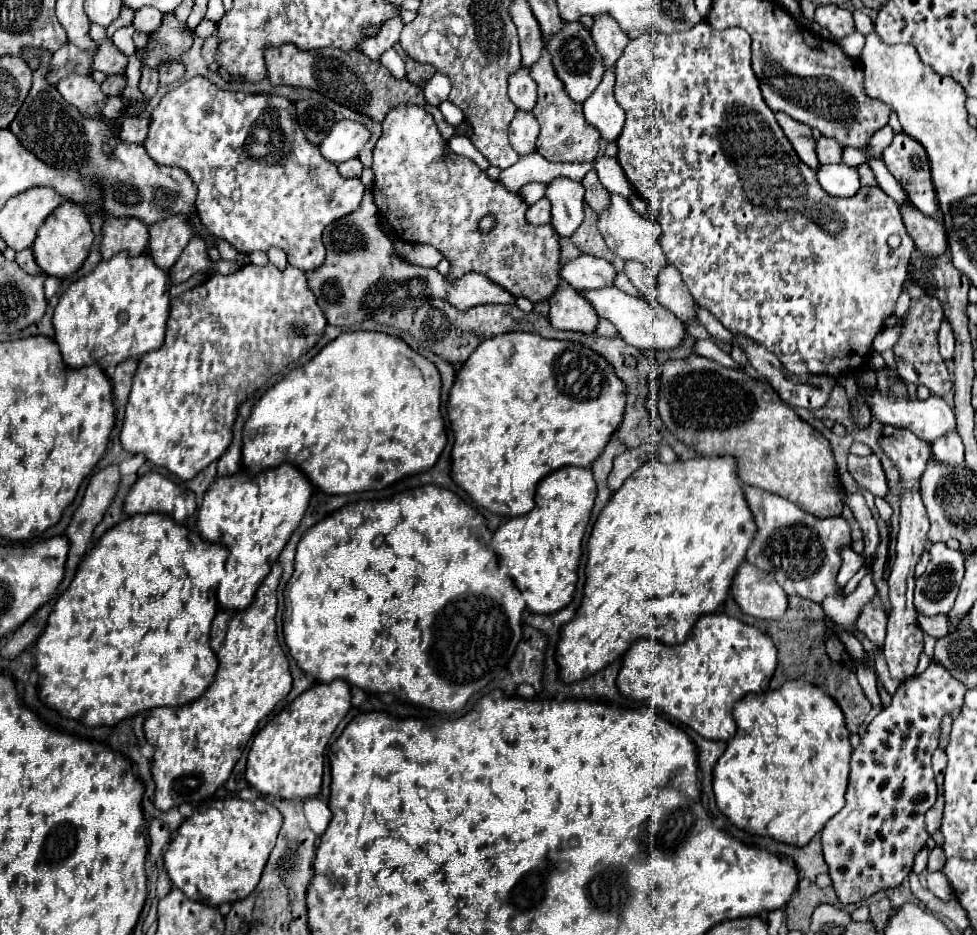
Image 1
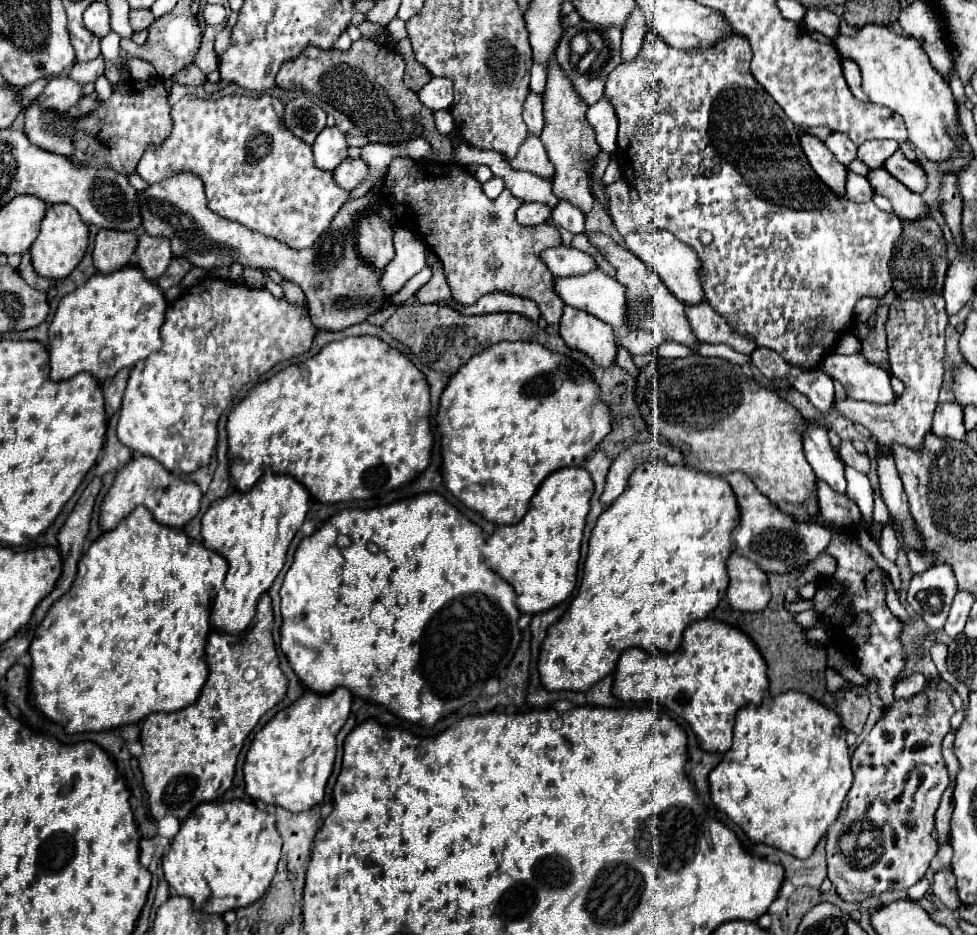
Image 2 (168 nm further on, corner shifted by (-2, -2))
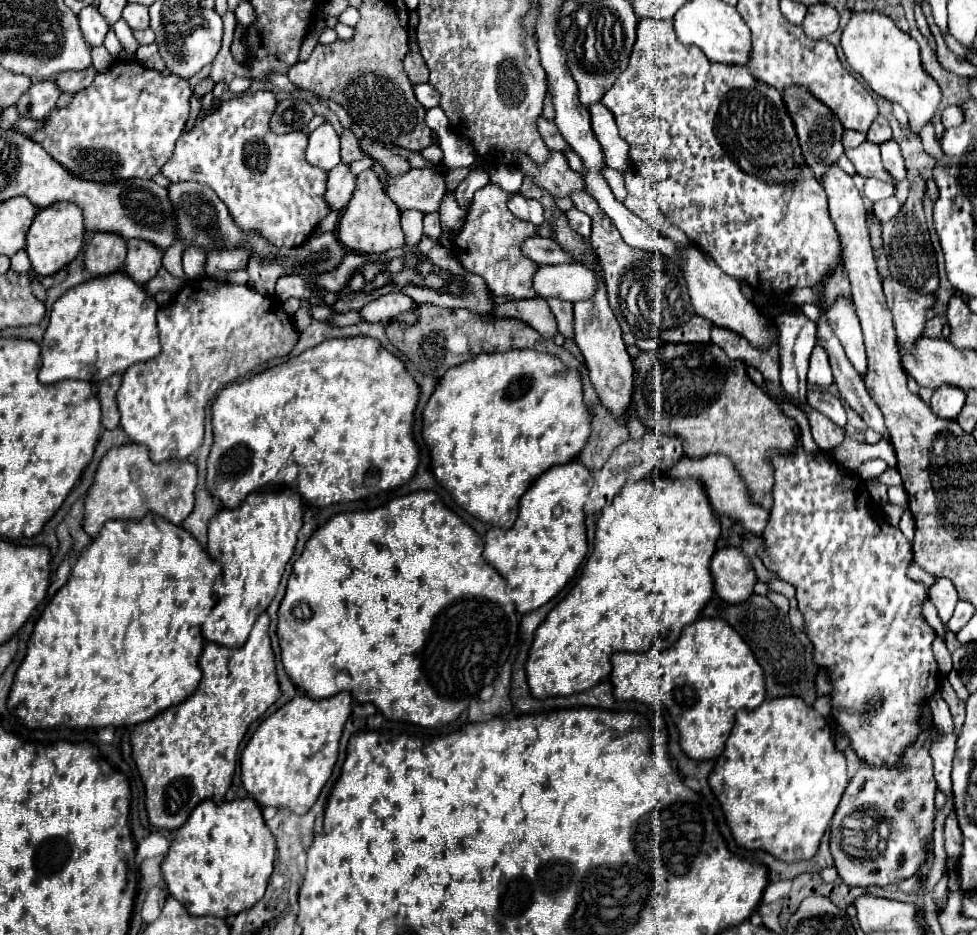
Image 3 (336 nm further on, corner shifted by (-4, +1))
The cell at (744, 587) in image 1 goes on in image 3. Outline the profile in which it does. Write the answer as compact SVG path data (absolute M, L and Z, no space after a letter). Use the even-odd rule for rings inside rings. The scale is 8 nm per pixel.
M723 547L711 563L715 593L727 603L741 603L753 595L757 575L749 557L739 547Z

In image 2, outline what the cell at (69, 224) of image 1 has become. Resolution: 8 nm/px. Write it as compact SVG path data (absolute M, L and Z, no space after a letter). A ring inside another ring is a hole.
M71 204L49 206L45 212L45 218L41 222L39 236L35 238L35 242L29 248L35 272L49 280L67 278L73 272L73 268L81 262L81 258L87 250L87 242L89 242L87 236L89 236L89 228L83 224L79 212L75 212L75 208L71 208Z

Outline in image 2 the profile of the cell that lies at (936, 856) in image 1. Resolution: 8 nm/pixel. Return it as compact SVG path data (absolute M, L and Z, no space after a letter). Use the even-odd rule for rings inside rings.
M943 868L941 872L935 874L935 882L933 882L931 890L947 908L955 910L957 906L961 906L961 900L957 896L957 888L955 888L955 876L953 876L951 868Z

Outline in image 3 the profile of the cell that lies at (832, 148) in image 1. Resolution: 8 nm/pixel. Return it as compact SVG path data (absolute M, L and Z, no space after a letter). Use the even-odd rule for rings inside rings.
M843 131L843 137L841 137L841 143L845 149L851 149L851 147L857 147L865 141L865 135L863 133L857 133L857 131Z

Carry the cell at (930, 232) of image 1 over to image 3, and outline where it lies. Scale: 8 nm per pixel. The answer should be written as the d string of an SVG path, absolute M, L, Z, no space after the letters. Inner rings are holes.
M865 141L863 145L859 145L855 149L847 149L845 155L851 159L851 163L855 165L855 169L861 177L875 177L881 181L891 181L891 177L885 173L885 167L883 167L883 161L879 155L879 145Z

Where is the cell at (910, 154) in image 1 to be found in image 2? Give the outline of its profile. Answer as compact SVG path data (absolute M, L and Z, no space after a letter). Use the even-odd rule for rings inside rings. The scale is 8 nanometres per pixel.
M897 150L893 156L889 156L883 162L883 166L891 176L895 176L899 182L903 182L911 192L923 194L923 190L927 188L927 176L925 176L921 164L911 162L901 150Z

